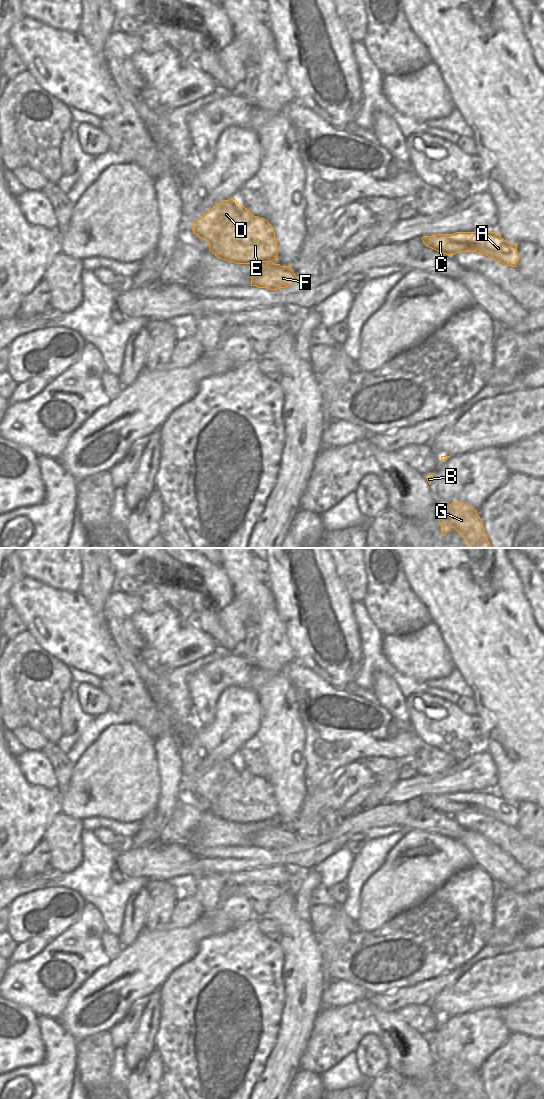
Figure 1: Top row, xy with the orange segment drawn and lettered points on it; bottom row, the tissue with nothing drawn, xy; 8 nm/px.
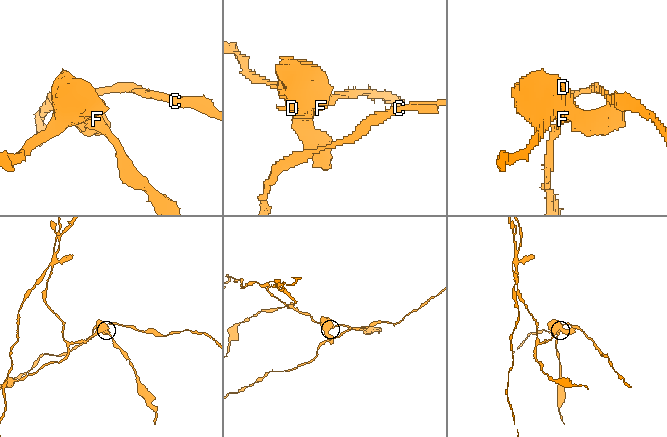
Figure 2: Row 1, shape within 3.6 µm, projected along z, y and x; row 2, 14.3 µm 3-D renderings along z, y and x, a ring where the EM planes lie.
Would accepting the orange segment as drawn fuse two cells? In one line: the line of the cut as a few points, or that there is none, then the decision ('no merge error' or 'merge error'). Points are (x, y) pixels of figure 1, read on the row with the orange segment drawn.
xy (280, 265), (271, 273), (263, 273), (254, 285) | merge error

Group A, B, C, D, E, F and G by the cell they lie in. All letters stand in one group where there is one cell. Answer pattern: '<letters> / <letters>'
A C D E / B F G

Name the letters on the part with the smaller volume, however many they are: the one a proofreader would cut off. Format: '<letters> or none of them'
B, F, G

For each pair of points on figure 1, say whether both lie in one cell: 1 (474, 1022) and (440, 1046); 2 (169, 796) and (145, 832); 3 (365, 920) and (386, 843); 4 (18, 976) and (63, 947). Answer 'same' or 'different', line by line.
1: same
2: same
3: different
4: same

